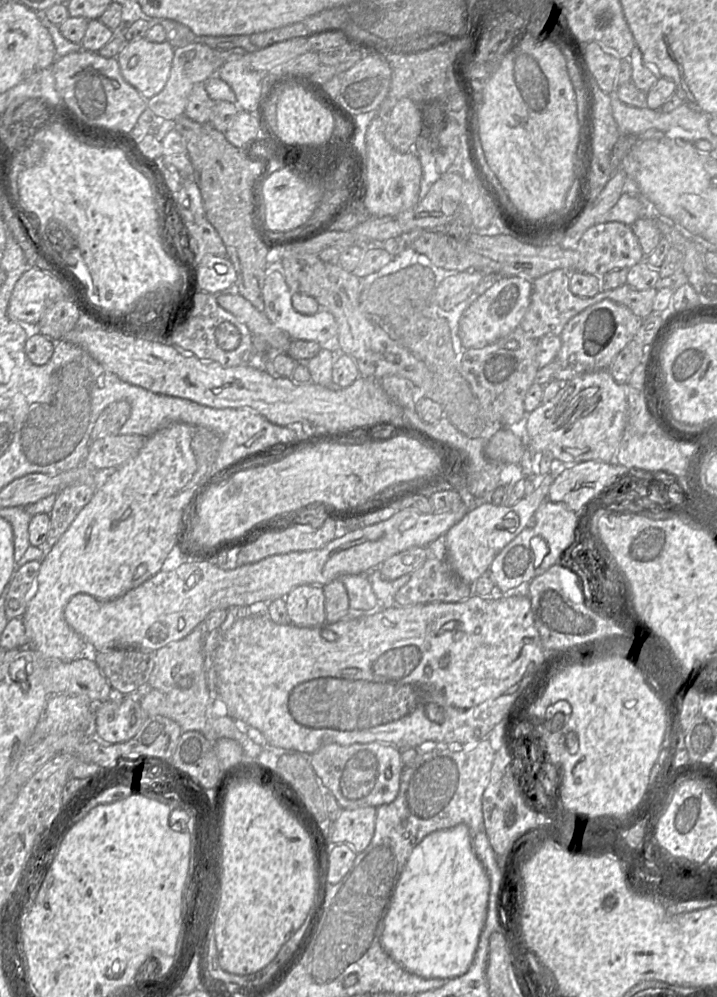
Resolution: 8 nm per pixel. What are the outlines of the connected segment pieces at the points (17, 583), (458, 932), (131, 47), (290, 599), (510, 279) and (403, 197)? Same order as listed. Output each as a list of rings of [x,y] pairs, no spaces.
[[[30,561],[15,570],[4,604],[8,620],[21,618],[24,615],[34,595],[40,564],[40,561]]]
[[[459,824],[430,833],[412,850],[397,879],[381,926],[385,951],[424,978],[452,979],[470,968],[484,927],[490,880],[478,860],[469,828]]]
[[[140,38],[127,42],[116,59],[125,81],[150,99],[165,87],[173,56],[174,48],[167,41],[155,43]]]
[[[299,585],[285,596],[290,623],[297,627],[320,627],[326,623],[323,588]]]
[[[518,276],[499,277],[463,313],[459,322],[462,346],[465,349],[482,348],[513,332],[529,307],[533,281]]]
[[[376,116],[366,131],[366,192],[364,205],[370,216],[394,216],[411,209],[419,201],[422,166],[418,156],[413,152],[400,152],[385,137],[385,122]]]

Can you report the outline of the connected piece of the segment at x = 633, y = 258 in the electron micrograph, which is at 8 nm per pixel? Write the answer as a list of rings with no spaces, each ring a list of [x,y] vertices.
[[[620,222],[598,223],[590,227],[581,237],[578,247],[578,265],[576,271],[603,276],[615,269],[631,268],[645,259],[636,235]]]

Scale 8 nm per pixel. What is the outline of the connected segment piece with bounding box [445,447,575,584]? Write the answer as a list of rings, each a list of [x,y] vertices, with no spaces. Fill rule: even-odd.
[[[526,447],[518,464],[506,463],[501,471],[500,485],[510,488],[520,479],[530,479],[534,485],[534,491],[531,494],[525,495],[513,506],[483,501],[446,532],[450,566],[467,584],[474,584],[489,569],[497,554],[526,527],[540,504],[548,499],[549,488],[553,481],[566,468],[575,465],[553,458],[549,472],[543,475],[540,472],[541,455],[542,452]]]

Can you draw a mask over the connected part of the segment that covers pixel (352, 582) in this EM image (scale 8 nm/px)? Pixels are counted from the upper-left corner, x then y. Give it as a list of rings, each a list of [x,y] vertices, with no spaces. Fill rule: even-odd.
[[[367,574],[342,575],[338,579],[346,588],[351,612],[381,610]]]

